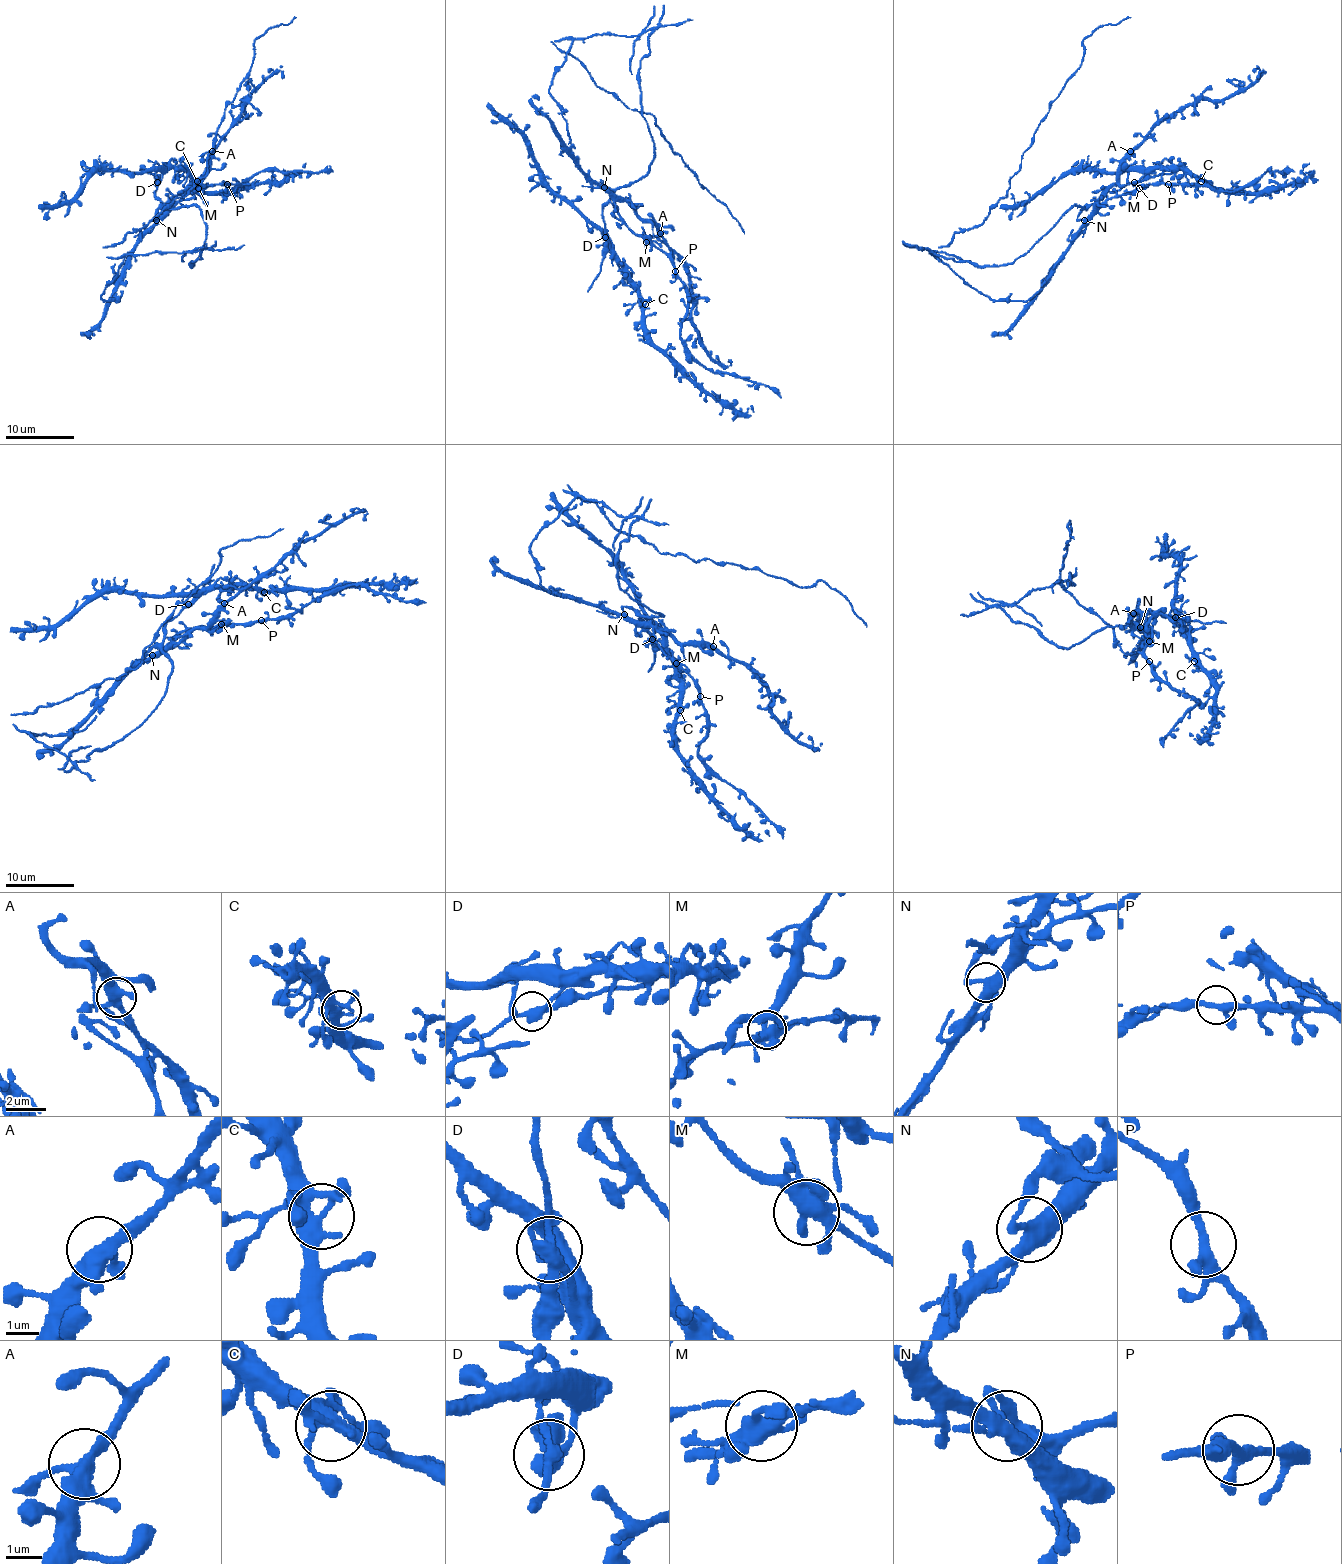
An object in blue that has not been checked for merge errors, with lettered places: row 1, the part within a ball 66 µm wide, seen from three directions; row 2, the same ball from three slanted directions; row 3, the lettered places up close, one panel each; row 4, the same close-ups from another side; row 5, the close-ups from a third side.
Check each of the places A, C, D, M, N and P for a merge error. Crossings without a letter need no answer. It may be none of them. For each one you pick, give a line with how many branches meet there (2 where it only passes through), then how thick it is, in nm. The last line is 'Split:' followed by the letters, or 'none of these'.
D: Branches: 4. Thickness 340 nm
N: Branches: 4. Thickness 380 nm
Split: D, N

